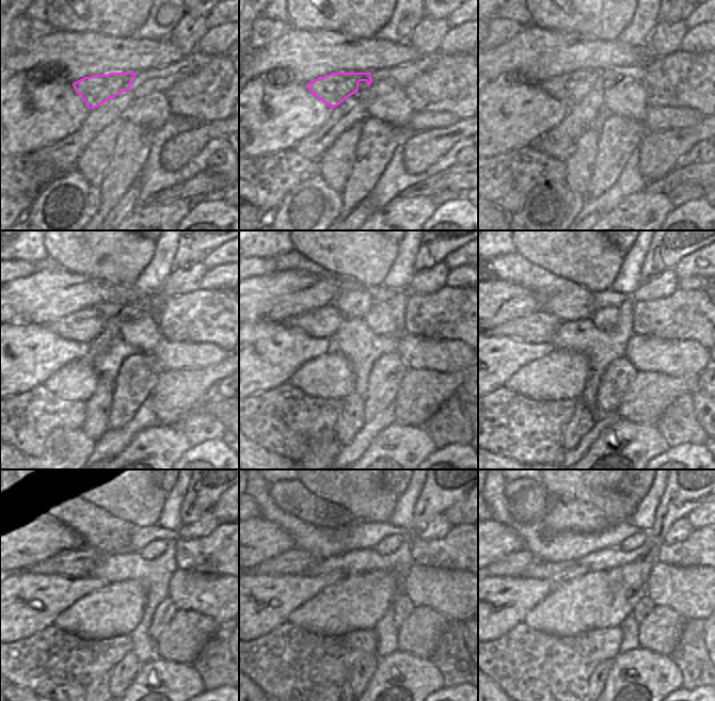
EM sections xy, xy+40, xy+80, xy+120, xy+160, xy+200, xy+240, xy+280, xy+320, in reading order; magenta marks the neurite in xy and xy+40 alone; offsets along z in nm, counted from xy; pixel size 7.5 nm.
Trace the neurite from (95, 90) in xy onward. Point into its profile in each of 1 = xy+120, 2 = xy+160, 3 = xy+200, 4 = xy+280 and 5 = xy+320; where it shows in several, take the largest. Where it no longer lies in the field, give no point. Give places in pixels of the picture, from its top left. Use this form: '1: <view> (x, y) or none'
1: xy+120 (85, 324)
2: xy+160 (322, 323)
3: xy+200 (543, 322)
4: xy+280 (294, 561)
5: xy+320 (513, 564)

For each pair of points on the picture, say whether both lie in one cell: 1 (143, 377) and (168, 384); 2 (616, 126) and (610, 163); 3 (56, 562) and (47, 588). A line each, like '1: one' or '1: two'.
1: two
2: one
3: two

